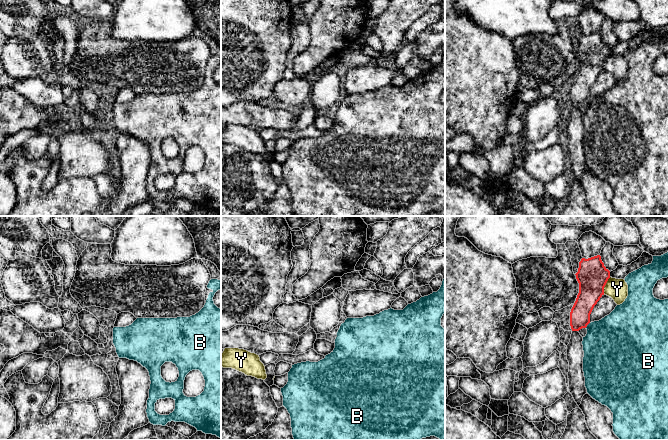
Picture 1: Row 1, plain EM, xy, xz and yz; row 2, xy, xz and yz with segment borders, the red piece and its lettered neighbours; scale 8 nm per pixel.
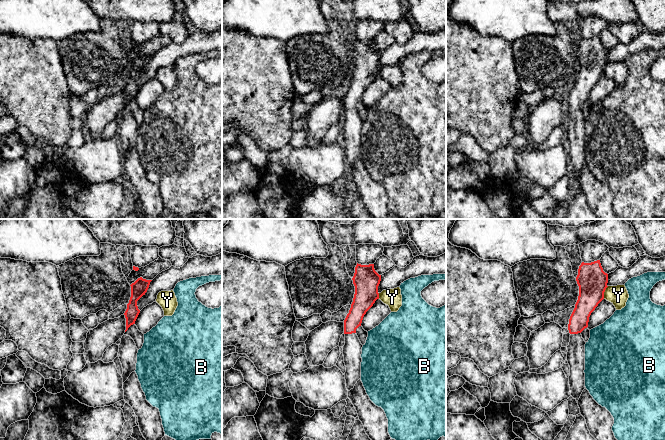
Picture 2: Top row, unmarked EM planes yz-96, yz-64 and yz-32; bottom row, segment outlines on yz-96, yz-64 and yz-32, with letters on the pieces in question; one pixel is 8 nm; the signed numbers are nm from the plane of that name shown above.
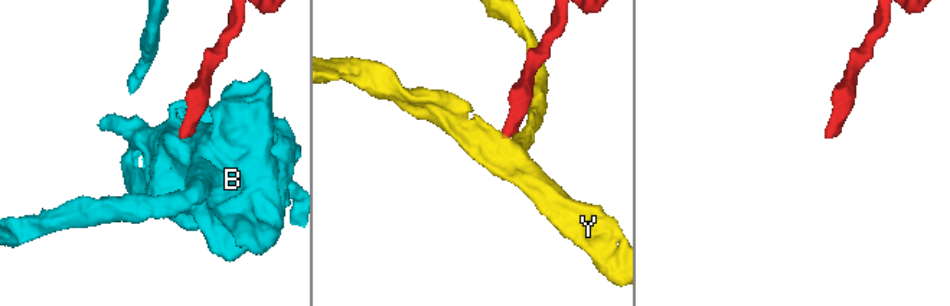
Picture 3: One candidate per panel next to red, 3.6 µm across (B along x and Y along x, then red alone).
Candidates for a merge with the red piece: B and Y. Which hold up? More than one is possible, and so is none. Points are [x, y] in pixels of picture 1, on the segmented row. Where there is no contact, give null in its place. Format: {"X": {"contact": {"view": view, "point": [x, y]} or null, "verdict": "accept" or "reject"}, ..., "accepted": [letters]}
{"B": {"contact": {"view": "yz", "point": [587, 324]}, "verdict": "reject"}, "Y": {"contact": {"view": "yz", "point": [605, 284]}, "verdict": "reject"}, "accepted": []}

